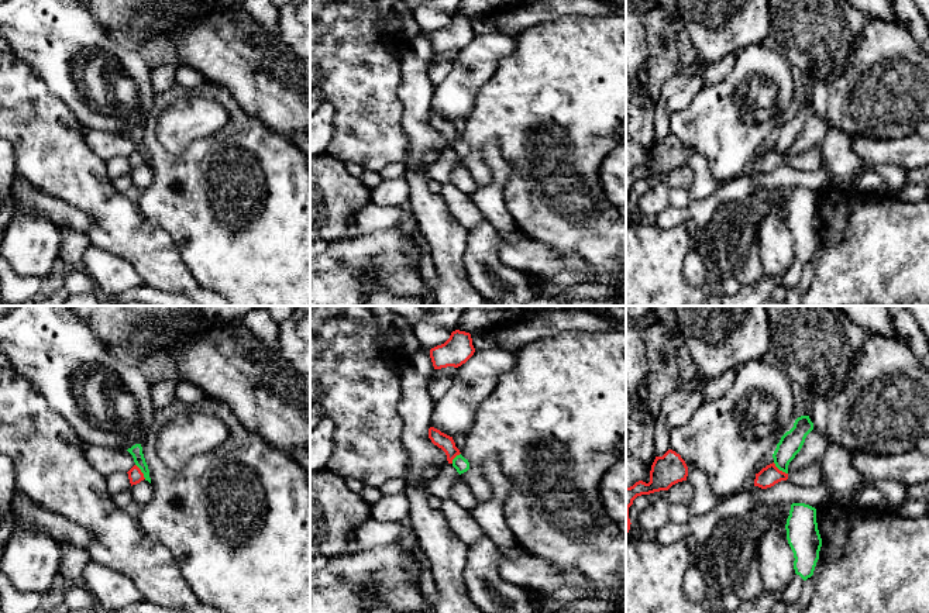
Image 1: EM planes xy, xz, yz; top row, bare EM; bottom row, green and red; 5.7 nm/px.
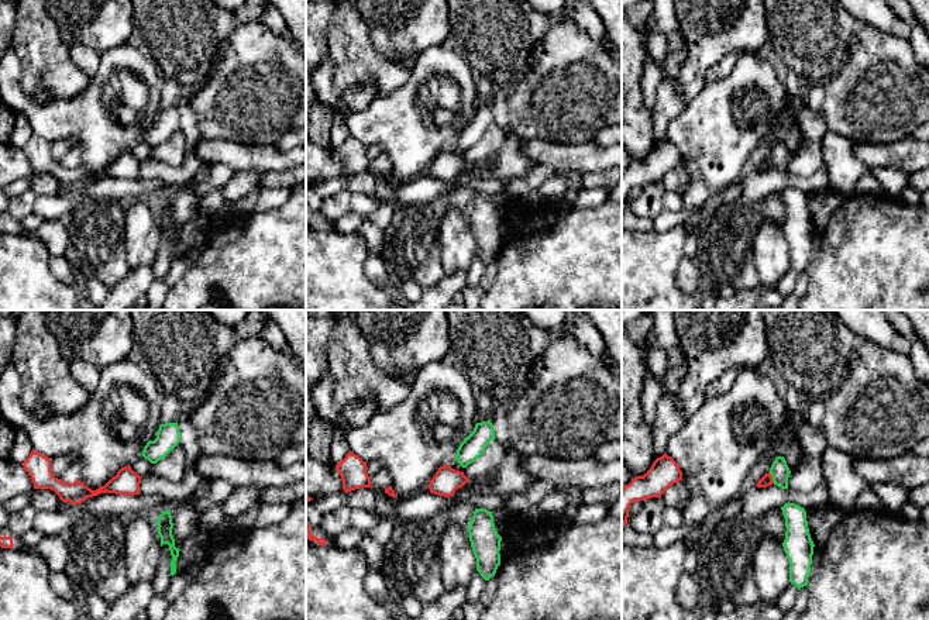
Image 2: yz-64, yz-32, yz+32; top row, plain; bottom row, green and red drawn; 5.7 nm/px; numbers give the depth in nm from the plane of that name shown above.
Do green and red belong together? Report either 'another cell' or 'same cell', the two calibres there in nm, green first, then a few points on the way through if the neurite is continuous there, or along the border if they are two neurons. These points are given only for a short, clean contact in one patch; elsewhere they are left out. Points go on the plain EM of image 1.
another cell; calibres 130 and 120 nm

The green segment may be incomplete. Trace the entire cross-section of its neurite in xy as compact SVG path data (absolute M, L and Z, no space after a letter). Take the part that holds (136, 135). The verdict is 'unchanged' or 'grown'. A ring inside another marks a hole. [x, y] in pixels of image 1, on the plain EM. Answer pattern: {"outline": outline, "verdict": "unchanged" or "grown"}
{"outline": "M135 128L131 132L128 132L127 135L133 140L134 147L144 158L145 165L148 165L151 168L149 154L148 154L148 149L145 147L145 142L144 142L141 128Z", "verdict": "unchanged"}

